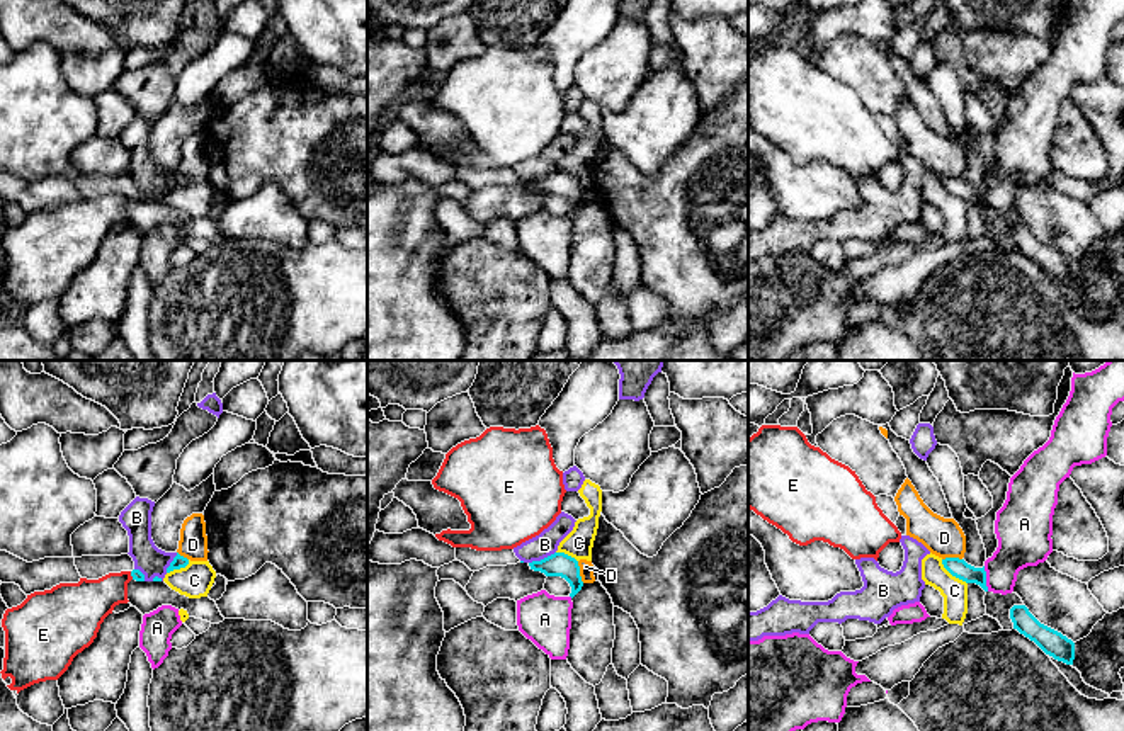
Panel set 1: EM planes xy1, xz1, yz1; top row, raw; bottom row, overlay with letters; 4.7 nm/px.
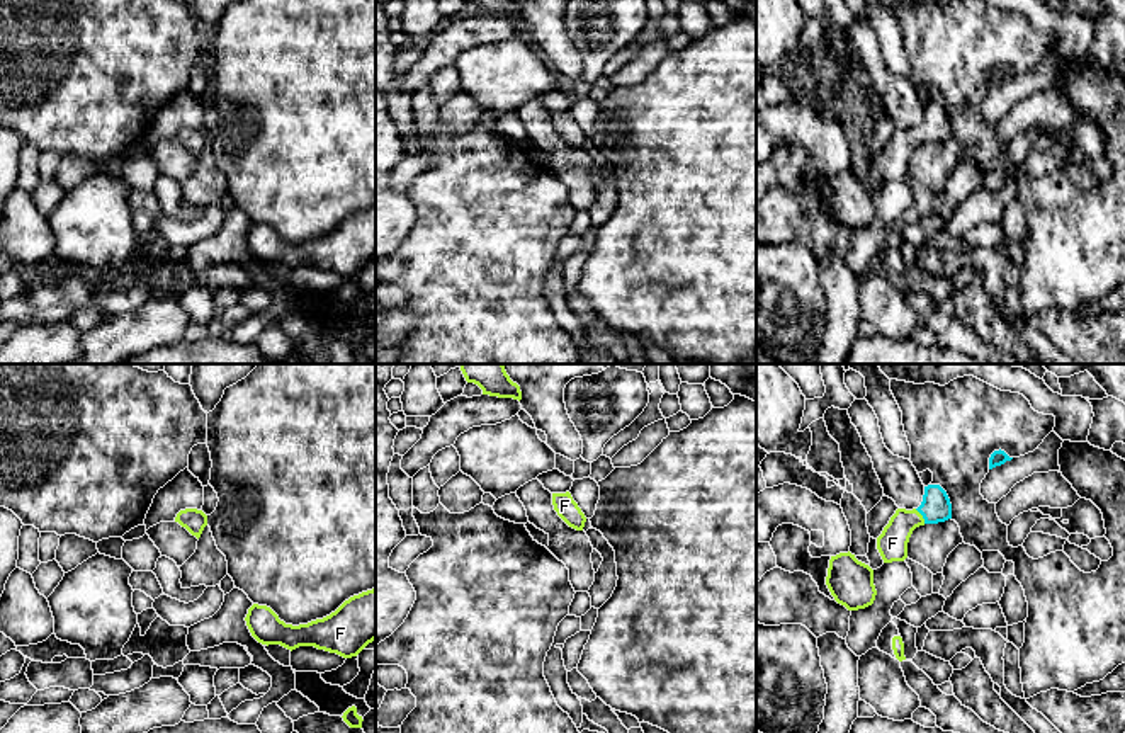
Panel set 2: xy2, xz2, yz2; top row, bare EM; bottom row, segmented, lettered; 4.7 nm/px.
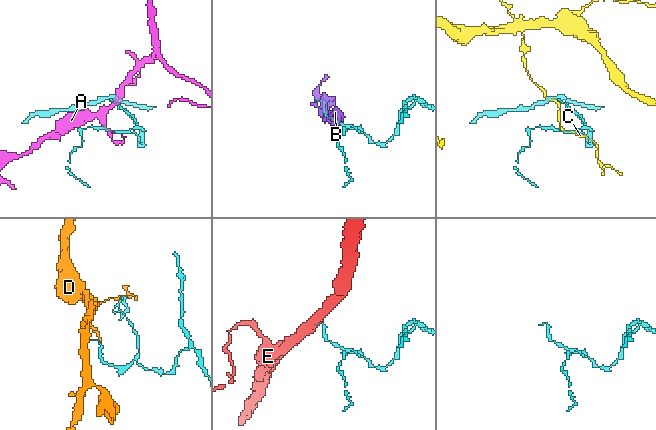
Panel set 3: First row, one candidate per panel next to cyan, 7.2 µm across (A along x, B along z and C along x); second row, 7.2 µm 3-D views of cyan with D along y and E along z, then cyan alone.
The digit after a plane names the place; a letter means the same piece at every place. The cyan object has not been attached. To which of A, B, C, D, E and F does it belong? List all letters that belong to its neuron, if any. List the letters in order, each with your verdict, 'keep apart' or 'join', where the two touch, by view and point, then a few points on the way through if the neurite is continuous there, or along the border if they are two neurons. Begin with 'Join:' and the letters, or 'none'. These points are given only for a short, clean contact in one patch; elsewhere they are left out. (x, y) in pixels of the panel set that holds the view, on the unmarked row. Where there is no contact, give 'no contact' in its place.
Join: F
A: keep apart; meets cyan in yz1 at (985, 198); border along yz1 (983, 186), (988, 209)
B: keep apart; meets cyan in xz1 at (541, 179); border along xz1 (555, 170), (529, 182)
C: keep apart; meets cyan in yz1 at (953, 194); border along yz1 (941, 179), (953, 194), (966, 203)
D: keep apart; meets cyan in xz1 at (579, 191); border along xz1 (577, 181), (584, 201)
E: keep apart; meets cyan in xy1 at (131, 194); border along xy1 (130, 191), (133, 198)
F: join; meets cyan in yz2 at (921, 133); runs through yz2 (935, 126), (921, 133), (893, 162)

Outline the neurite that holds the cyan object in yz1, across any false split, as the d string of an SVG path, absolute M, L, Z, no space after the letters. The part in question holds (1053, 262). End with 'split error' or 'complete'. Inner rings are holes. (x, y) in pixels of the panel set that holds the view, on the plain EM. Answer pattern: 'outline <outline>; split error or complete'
outline M1013 224L1010 228L1013 248L1034 260L1046 274L1058 280L1073 284L1075 262L1061 252L1041 243L1025 224Z; complete

